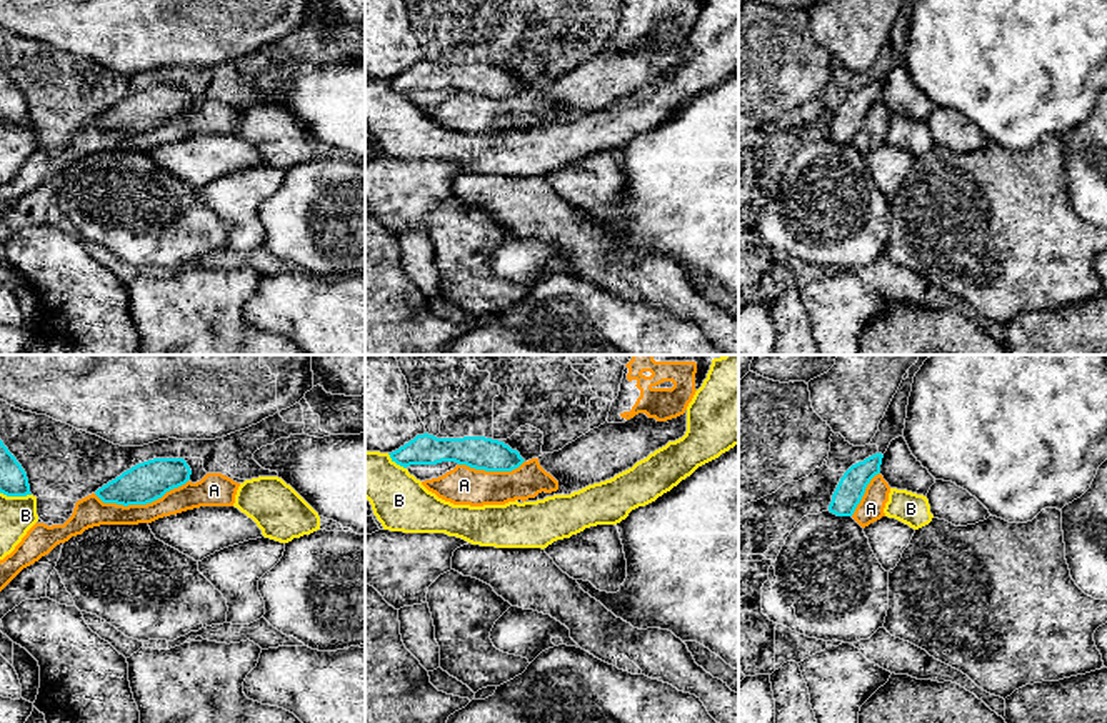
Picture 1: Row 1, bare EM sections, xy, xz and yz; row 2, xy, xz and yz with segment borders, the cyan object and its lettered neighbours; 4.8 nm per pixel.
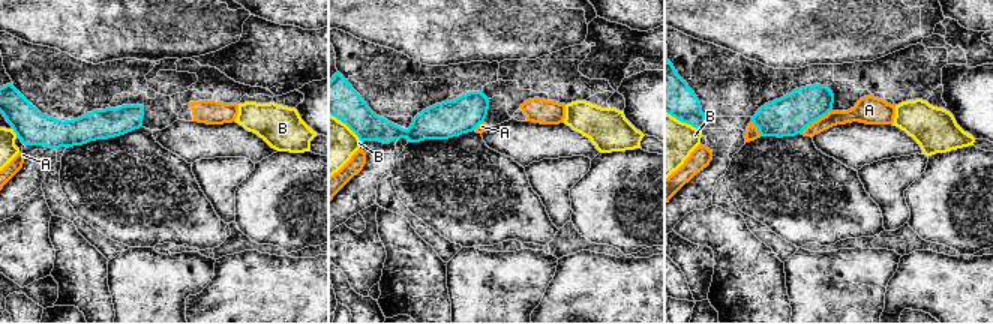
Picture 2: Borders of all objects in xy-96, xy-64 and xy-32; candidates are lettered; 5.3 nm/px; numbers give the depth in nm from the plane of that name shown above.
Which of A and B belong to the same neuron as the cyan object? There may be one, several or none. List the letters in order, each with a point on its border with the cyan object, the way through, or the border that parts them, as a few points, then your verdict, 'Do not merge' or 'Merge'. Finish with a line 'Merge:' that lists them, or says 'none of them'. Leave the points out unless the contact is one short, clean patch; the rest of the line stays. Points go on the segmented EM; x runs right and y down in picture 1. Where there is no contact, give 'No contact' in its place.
A: Touches cyan at xy (140, 503). Merge
B: Touches cyan at xz (397, 463). Boundary: xz (387, 453), (405, 468). Do not merge
Merge: A

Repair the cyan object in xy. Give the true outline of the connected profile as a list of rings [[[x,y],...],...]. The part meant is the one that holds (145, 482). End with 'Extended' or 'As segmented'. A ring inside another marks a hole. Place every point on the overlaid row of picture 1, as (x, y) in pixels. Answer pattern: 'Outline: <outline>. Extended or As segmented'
Outline: [[[153,458],[132,466],[75,503],[63,525],[35,523],[15,550],[0,560],[0,591],[57,545],[100,525],[138,525],[200,506],[233,506],[240,483],[222,473],[190,481],[183,458]]]. Extended

